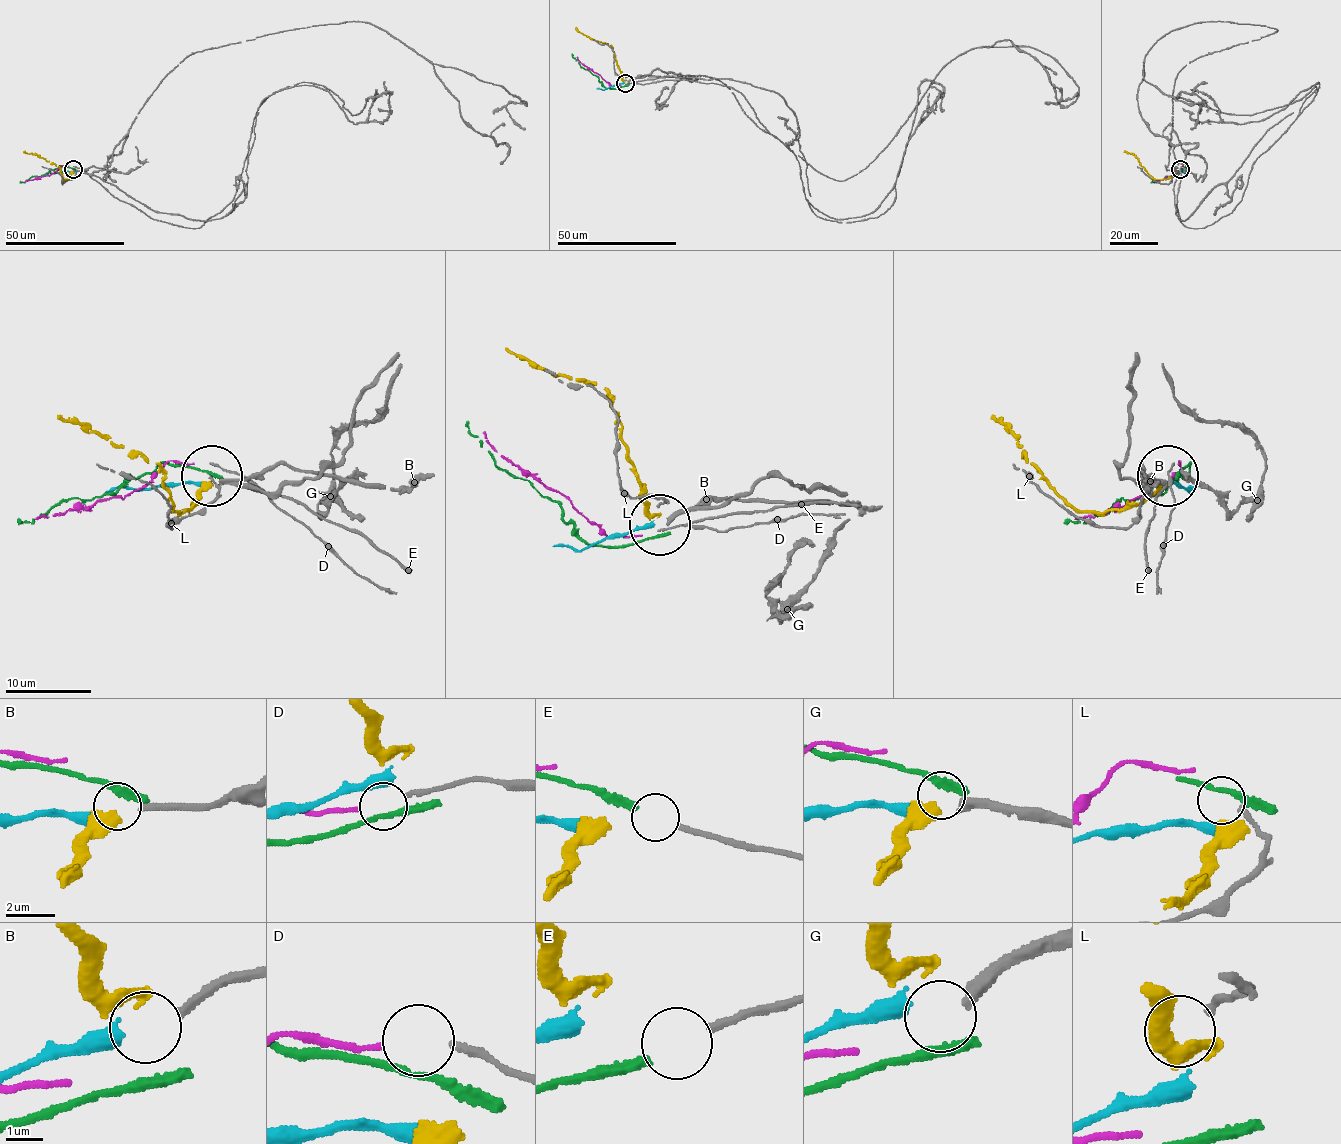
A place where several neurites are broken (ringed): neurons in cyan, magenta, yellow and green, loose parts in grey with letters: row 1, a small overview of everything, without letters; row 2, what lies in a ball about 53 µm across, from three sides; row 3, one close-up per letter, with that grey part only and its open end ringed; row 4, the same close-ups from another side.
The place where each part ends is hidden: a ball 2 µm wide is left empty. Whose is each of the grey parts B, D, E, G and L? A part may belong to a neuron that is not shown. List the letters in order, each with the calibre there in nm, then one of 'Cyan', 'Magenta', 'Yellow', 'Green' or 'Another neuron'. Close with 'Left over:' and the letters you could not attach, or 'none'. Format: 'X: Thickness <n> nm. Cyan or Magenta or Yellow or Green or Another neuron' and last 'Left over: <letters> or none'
B: Thickness 240 nm. Cyan
D: Thickness 200 nm. Magenta
E: Thickness 220 nm. Green
G: Thickness 400 nm. Another neuron
L: Thickness 240 nm. Another neuron
Left over: G, L

